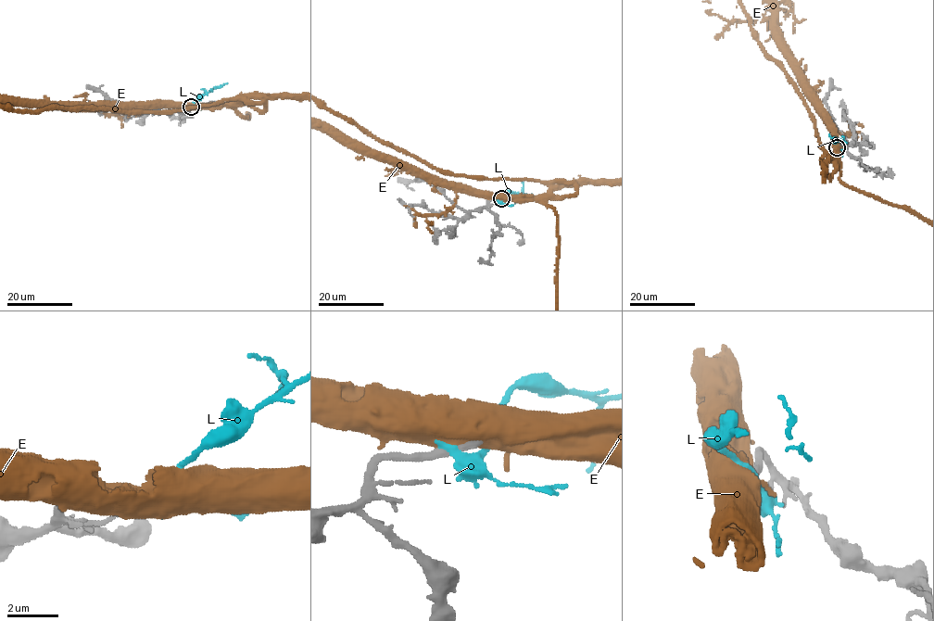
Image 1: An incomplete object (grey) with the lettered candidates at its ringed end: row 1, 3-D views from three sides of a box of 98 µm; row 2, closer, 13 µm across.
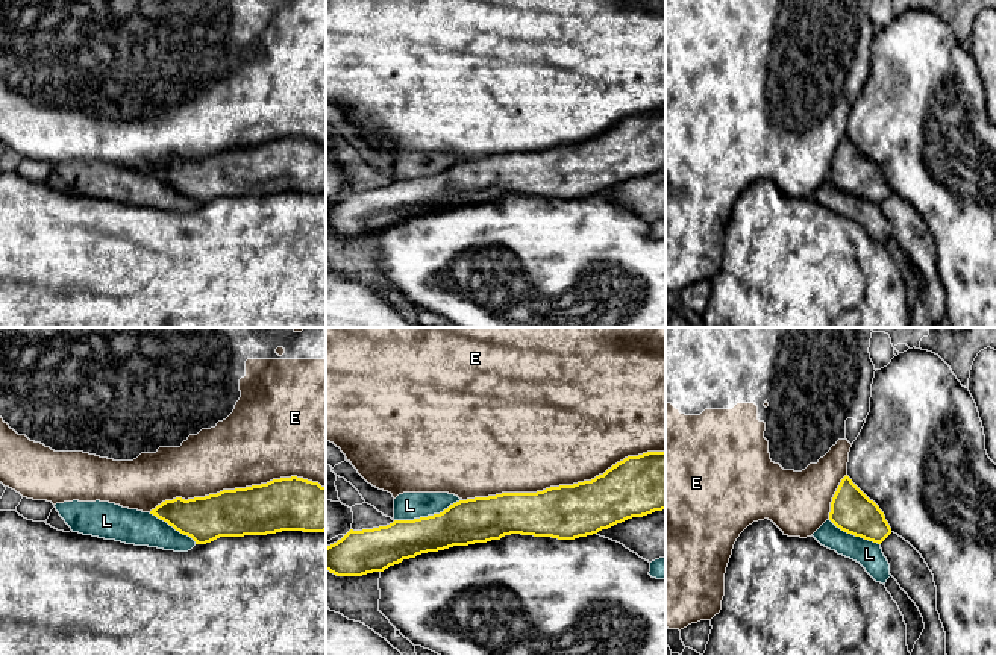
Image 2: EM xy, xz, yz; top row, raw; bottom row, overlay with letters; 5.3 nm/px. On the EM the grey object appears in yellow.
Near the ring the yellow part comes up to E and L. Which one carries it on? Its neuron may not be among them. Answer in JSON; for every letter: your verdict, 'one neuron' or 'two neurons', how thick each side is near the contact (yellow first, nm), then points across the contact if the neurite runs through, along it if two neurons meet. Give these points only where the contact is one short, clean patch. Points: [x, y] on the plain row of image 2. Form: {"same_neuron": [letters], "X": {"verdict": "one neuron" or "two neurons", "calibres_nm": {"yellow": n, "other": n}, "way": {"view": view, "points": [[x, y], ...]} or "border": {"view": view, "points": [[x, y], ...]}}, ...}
{"same_neuron": [], "E": {"verdict": "two neurons", "calibres_nm": {"yellow": 280, "other": 500}}, "L": {"verdict": "two neurons", "calibres_nm": {"yellow": 240, "other": 140}}}

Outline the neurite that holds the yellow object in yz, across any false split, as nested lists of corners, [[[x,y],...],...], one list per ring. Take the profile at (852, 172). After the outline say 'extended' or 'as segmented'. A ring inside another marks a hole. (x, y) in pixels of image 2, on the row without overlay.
[[[847,135],[832,158],[829,180],[841,191],[878,205],[891,194],[884,173]]]; as segmented

